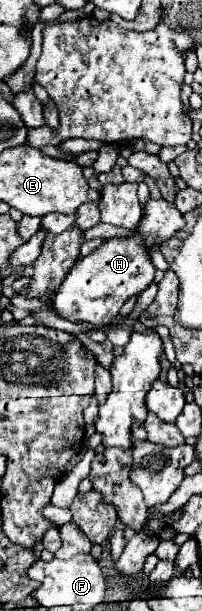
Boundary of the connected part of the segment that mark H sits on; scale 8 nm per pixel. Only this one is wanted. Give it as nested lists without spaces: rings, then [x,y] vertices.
[[[140,233],[132,237],[112,237],[106,239],[90,255],[76,261],[76,265],[66,275],[60,285],[52,307],[56,313],[68,321],[86,321],[96,327],[108,325],[120,311],[126,299],[142,293],[154,281],[156,267],[150,261],[150,247]]]

